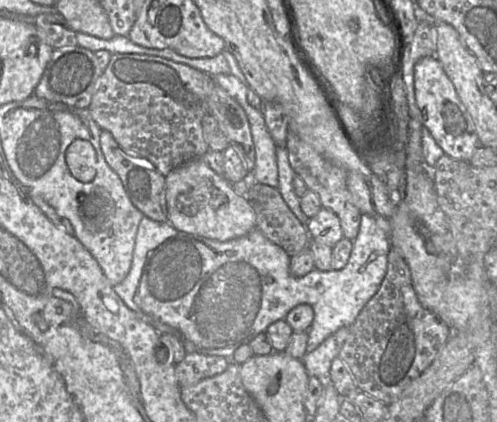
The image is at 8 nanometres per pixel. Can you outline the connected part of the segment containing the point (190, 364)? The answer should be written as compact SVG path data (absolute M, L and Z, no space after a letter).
M190 352L182 362L175 367L175 374L181 389L194 385L204 378L216 376L224 372L233 362L223 356L205 355L200 352Z

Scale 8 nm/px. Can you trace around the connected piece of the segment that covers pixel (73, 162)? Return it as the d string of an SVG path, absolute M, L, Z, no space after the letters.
M75 139L67 148L65 161L72 176L78 181L92 181L97 171L97 155L93 145L84 139Z

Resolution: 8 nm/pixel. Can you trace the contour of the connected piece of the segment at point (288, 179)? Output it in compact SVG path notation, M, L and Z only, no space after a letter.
M276 145L276 159L278 167L277 189L298 220L306 226L309 218L301 210L300 197L294 192L293 178L296 174L289 163L285 147Z

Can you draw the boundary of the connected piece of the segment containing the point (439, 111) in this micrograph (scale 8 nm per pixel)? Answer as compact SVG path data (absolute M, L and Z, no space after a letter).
M427 56L420 59L414 67L414 91L416 104L423 116L423 126L434 137L445 154L457 160L469 160L480 145L472 118L459 99L455 86L447 76L441 62L436 56Z

